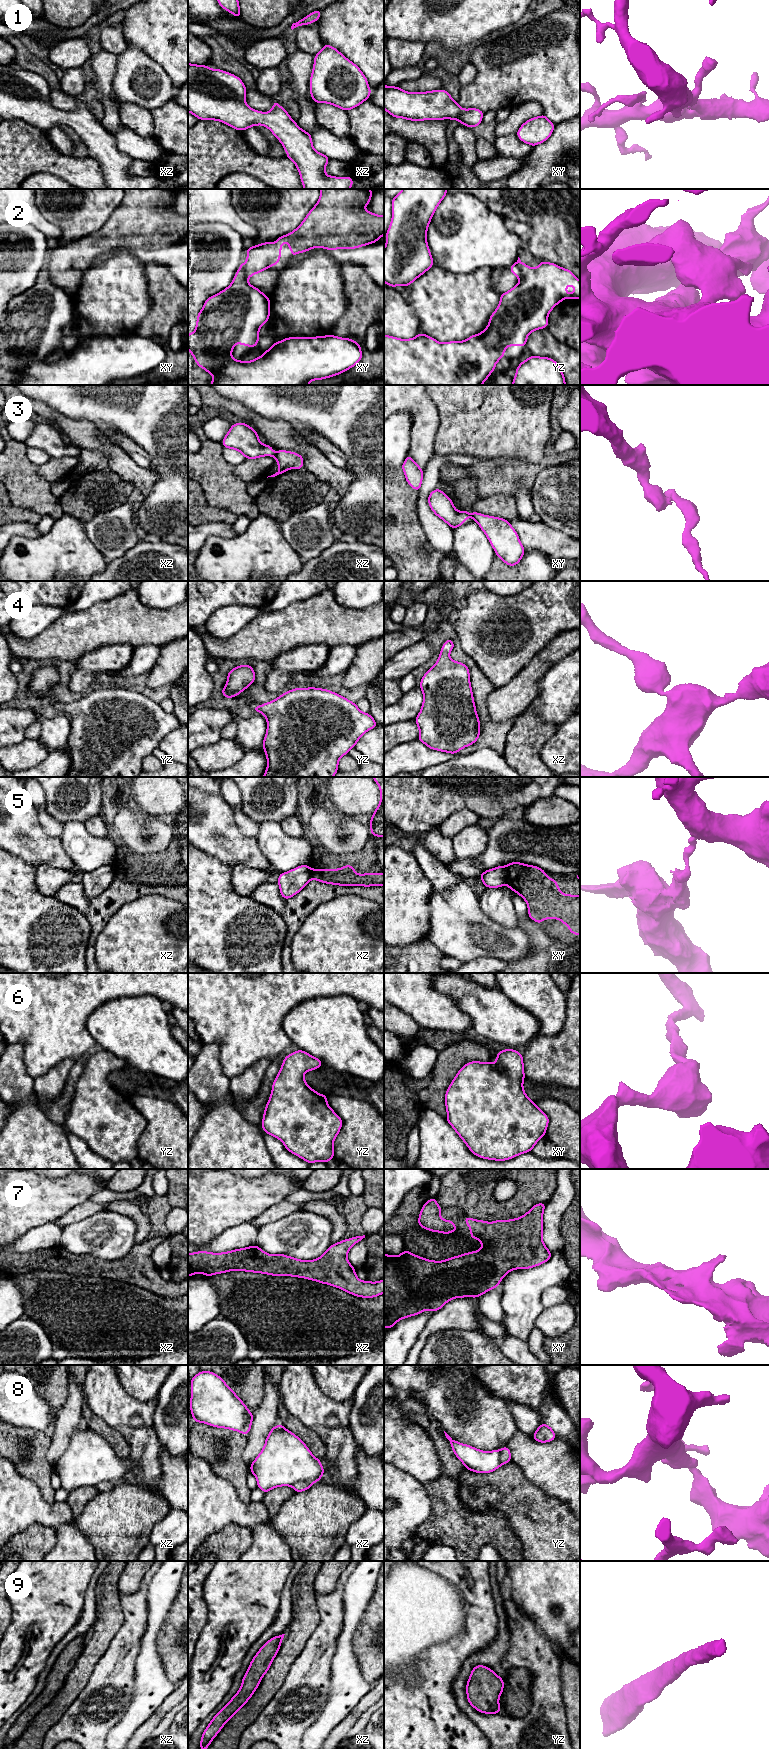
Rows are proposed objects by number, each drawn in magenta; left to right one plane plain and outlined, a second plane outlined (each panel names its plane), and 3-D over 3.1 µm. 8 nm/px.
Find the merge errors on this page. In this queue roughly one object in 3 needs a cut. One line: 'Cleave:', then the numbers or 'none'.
Cleave: 2, 3, 5, 8

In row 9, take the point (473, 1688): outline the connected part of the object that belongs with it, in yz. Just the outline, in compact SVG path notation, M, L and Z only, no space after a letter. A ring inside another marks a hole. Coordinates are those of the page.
M477 1665L472 1669L467 1681L467 1700L480 1713L502 1713L499 1697L503 1692L503 1688L504 1680L491 1668Z

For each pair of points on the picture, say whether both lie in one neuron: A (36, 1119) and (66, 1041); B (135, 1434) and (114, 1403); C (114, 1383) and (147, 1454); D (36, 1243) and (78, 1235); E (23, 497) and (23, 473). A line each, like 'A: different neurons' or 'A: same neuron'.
A: different neurons
B: same neuron
C: same neuron
D: different neurons
E: same neuron

